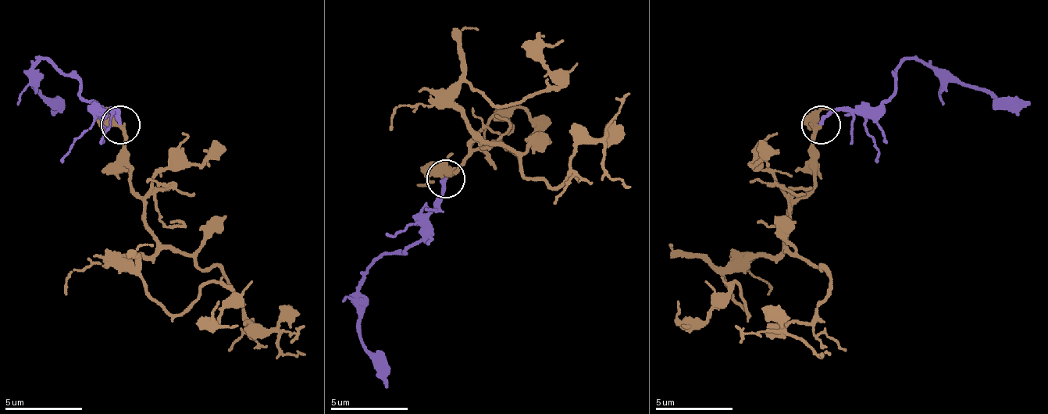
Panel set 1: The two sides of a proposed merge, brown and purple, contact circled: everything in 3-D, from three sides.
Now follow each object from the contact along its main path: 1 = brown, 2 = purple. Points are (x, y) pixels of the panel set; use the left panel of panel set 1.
1: (119, 123), (130, 189), (158, 251), (126, 266), (169, 313), (208, 282), (235, 298), (215, 320), (219, 301)
2: (119, 123), (115, 112), (104, 112), (76, 81), (42, 58), (34, 85), (49, 100), (61, 104)

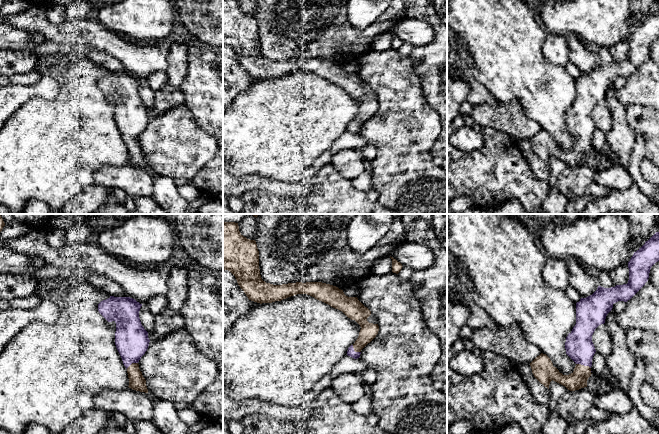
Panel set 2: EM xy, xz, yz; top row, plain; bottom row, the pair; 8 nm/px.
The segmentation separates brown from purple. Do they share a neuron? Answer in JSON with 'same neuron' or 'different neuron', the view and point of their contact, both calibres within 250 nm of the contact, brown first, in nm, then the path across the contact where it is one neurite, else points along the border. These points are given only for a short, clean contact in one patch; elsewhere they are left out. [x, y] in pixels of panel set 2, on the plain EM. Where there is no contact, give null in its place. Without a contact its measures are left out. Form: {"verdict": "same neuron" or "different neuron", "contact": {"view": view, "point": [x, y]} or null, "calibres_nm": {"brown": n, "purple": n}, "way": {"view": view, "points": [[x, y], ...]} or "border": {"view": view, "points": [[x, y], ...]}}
{"verdict": "same neuron", "contact": {"view": "yz", "point": [583, 141]}, "calibres_nm": {"brown": 140, "purple": 220}, "way": {"view": "yz", "points": [[578, 155], [583, 141], [583, 133], [579, 123]]}}

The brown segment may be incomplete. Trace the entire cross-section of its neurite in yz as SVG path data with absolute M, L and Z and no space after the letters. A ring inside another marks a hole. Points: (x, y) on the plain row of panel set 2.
M659 8L634 28L628 38L629 56L627 60L611 64L598 62L597 66L576 79L576 100L566 113L566 130L576 139L574 147L563 151L553 142L552 137L541 129L531 139L534 153L549 165L553 156L570 167L587 163L591 152L592 135L596 128L592 118L595 105L605 99L613 80L630 76L648 57L651 43L659 37Z

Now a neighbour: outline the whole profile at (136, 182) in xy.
M107 166L95 174L95 183L107 188L119 188L133 197L151 197L154 192L153 174L145 168L133 166Z

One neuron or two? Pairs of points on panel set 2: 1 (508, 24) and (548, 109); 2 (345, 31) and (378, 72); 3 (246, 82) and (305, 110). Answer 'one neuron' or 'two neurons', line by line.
1: one neuron
2: two neurons
3: two neurons

